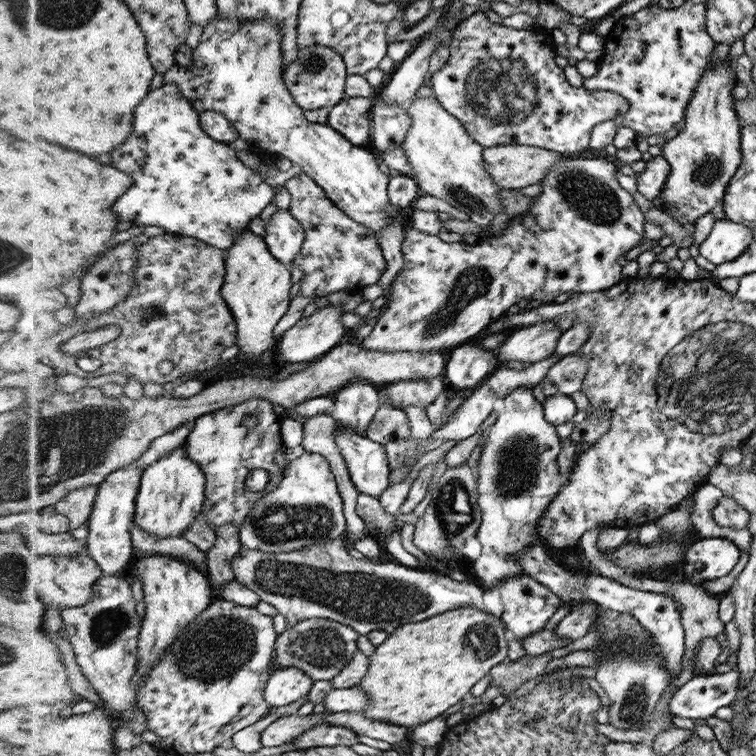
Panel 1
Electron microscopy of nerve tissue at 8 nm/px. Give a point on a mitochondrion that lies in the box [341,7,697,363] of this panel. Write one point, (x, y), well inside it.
(502, 89)

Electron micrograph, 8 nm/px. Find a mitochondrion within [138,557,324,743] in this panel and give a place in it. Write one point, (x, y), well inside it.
(215, 649)

